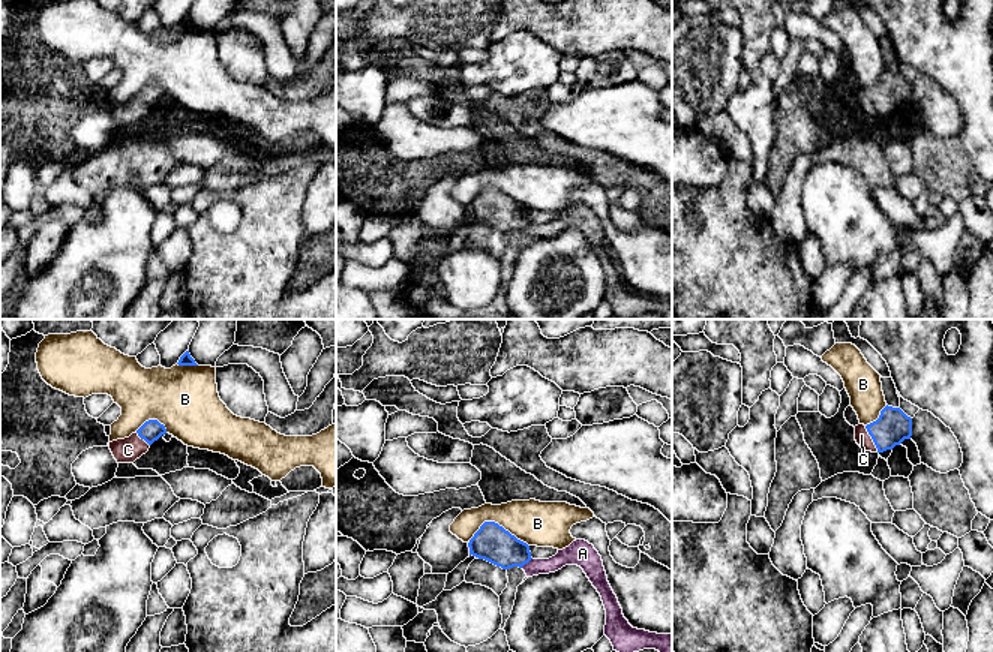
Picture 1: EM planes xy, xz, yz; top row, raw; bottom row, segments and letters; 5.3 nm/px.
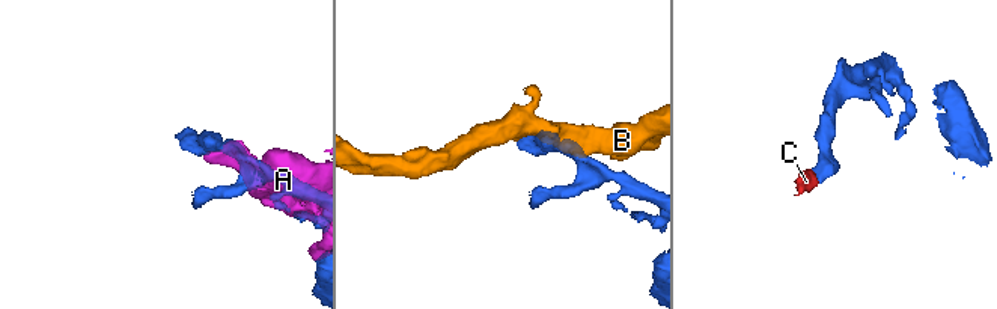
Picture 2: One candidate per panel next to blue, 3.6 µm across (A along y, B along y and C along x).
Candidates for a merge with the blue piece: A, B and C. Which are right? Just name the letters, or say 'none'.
C

